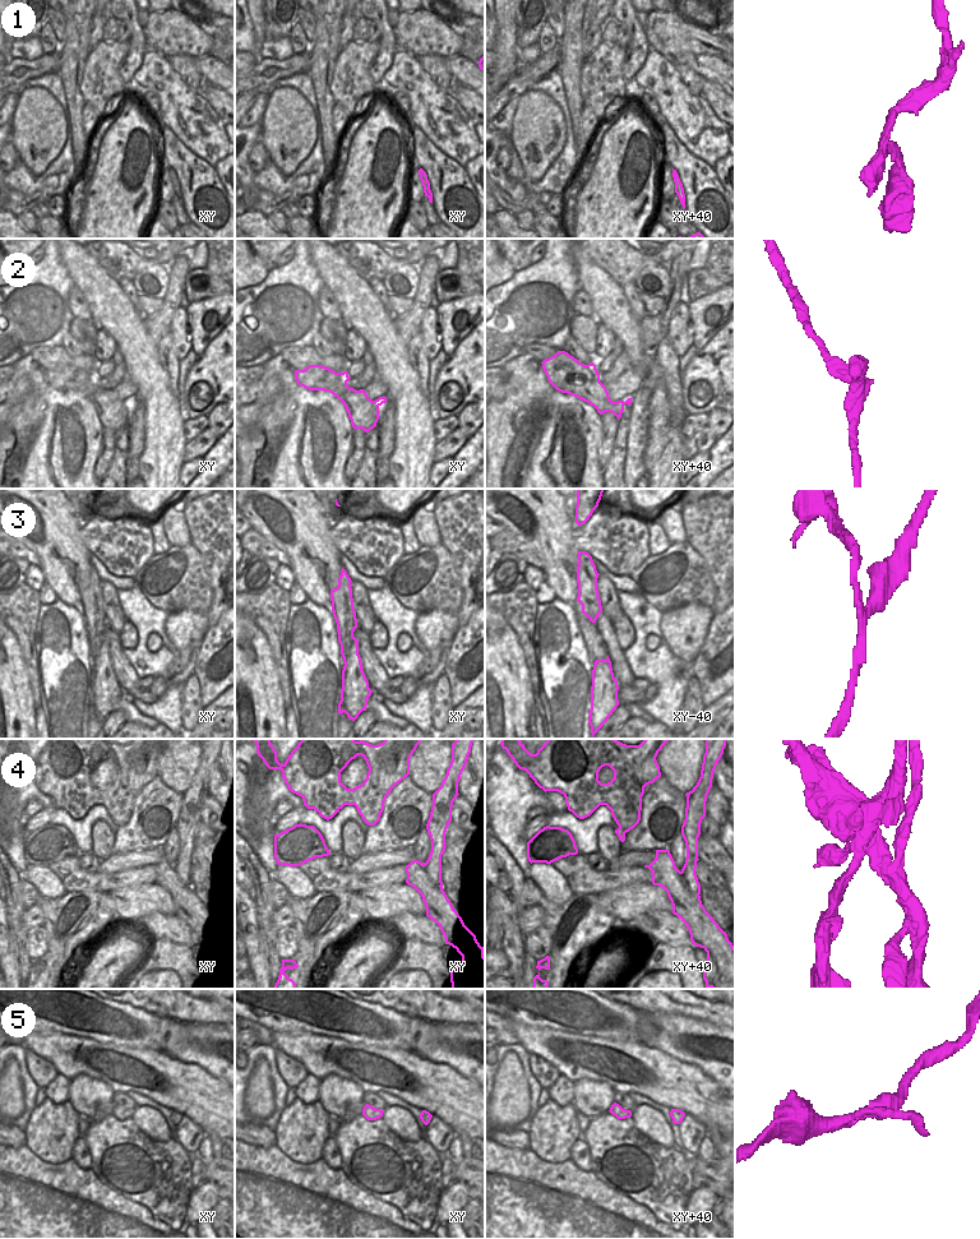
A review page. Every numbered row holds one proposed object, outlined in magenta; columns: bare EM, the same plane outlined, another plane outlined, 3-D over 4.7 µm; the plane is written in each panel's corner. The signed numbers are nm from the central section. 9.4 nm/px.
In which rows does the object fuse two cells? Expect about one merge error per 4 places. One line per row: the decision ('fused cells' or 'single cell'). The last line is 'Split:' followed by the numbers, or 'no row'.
1: single cell
2: single cell
3: fused cells
4: fused cells
5: single cell
Split: 3, 4

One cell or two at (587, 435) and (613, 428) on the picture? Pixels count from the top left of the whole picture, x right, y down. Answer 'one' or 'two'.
two

